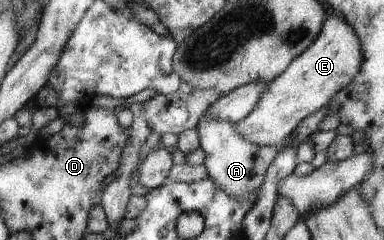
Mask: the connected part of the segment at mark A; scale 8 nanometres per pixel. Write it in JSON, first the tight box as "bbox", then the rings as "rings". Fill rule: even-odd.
{"bbox":[196,106,327,197],"rings":[[[324,106],[321,110],[310,114],[304,119],[284,141],[275,146],[257,146],[245,140],[237,131],[235,124],[231,124],[226,120],[218,120],[208,118],[205,113],[199,119],[199,124],[196,129],[199,135],[200,147],[205,153],[205,168],[209,178],[216,184],[215,186],[222,191],[228,192],[234,197],[251,194],[256,192],[262,185],[265,178],[265,173],[272,165],[274,158],[278,156],[285,145],[294,143],[300,146],[304,141],[308,140],[312,133],[318,131],[318,125],[327,115],[327,107]]]}

